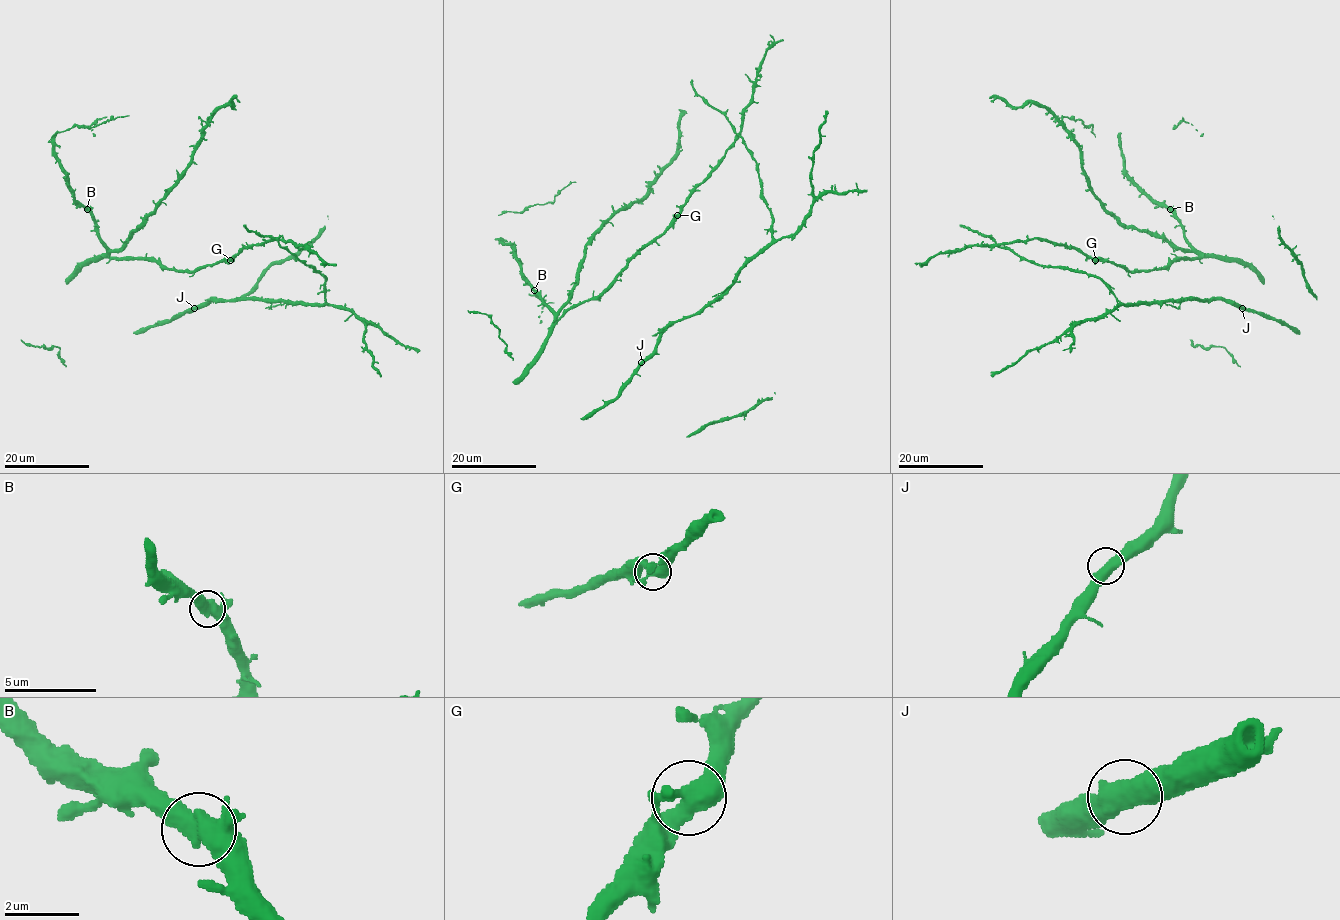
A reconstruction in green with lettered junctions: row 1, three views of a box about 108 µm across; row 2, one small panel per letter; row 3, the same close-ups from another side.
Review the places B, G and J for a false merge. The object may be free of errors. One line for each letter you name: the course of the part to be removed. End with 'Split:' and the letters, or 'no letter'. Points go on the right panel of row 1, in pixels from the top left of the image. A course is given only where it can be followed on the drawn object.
Split: no letter

